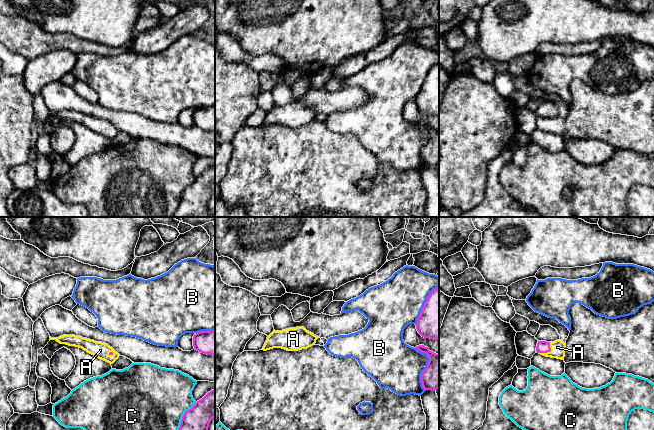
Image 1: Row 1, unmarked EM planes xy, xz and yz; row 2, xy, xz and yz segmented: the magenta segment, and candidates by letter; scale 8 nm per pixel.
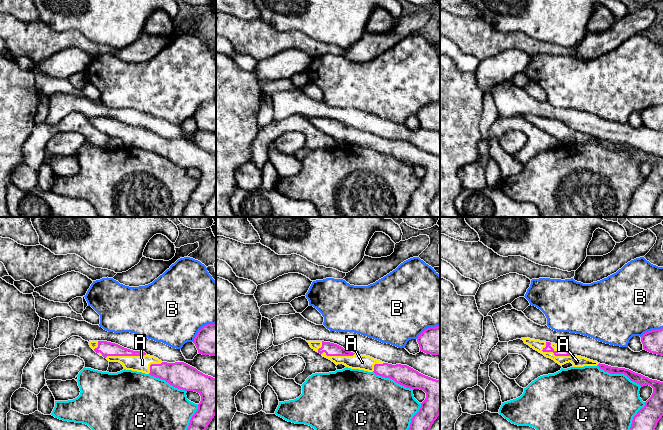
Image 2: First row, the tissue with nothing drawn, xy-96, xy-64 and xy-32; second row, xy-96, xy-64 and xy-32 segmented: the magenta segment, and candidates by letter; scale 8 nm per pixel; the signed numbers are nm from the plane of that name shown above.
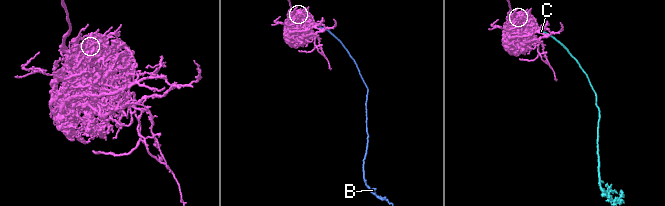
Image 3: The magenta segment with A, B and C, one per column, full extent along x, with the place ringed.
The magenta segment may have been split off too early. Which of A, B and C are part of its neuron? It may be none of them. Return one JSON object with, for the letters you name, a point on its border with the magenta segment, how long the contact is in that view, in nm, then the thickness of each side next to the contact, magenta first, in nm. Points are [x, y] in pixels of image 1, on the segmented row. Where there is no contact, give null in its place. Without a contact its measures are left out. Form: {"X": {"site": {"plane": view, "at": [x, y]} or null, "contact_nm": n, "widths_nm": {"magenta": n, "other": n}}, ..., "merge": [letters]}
{"A": {"site": {"plane": "yz", "at": [548, 351]}, "contact_nm": 130, "widths_nm": {"magenta": 100, "other": 110}}, "merge": ["A"]}

